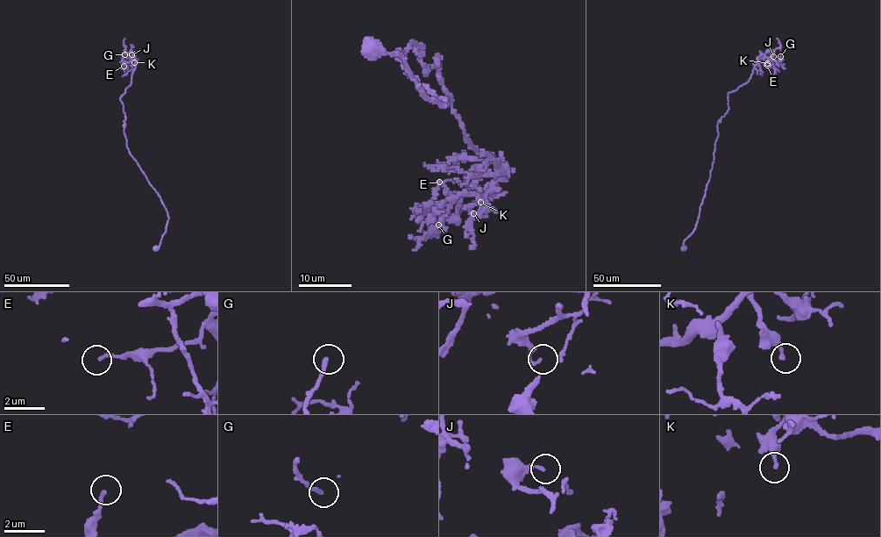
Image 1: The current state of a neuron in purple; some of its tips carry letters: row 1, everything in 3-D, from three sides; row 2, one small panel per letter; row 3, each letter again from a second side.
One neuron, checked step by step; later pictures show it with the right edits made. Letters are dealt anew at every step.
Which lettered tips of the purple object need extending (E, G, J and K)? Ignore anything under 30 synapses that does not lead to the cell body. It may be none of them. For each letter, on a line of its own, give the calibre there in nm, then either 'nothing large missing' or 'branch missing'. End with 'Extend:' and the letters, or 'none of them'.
E: 150 nm thick; nothing large missing
G: 200 nm thick; branch missing
J: 140 nm thick; nothing large missing
K: 240 nm thick; nothing large missing
Extend: G

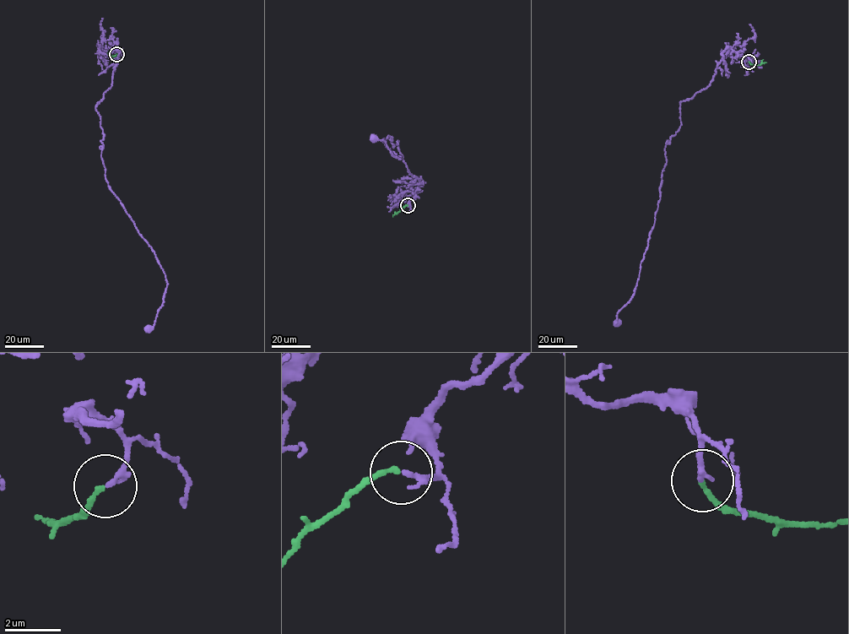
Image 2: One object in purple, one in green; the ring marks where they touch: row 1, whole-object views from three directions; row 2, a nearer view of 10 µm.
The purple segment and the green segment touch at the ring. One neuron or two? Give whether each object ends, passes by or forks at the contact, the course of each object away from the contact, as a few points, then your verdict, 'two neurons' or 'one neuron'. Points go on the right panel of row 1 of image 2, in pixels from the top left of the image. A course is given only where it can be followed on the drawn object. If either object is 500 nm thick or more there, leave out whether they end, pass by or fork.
purple ends | green ends | purple via (749, 62), (727, 47), (711, 83), (680, 102), (654, 224), (618, 323) | green via (749, 62), (754, 65), (766, 62) | one neuron

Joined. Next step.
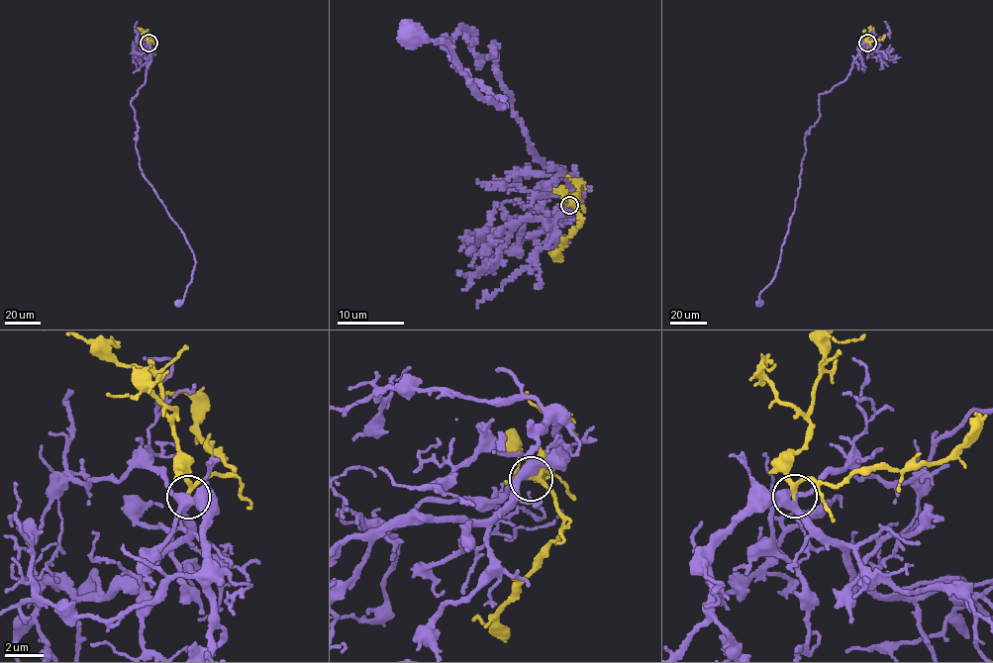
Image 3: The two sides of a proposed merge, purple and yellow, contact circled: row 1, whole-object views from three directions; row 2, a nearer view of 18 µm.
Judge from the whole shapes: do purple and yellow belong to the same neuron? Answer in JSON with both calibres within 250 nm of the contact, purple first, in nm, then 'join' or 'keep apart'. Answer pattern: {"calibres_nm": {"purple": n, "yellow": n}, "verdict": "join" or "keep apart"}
{"calibres_nm": {"purple": 320, "yellow": 180}, "verdict": "join"}

